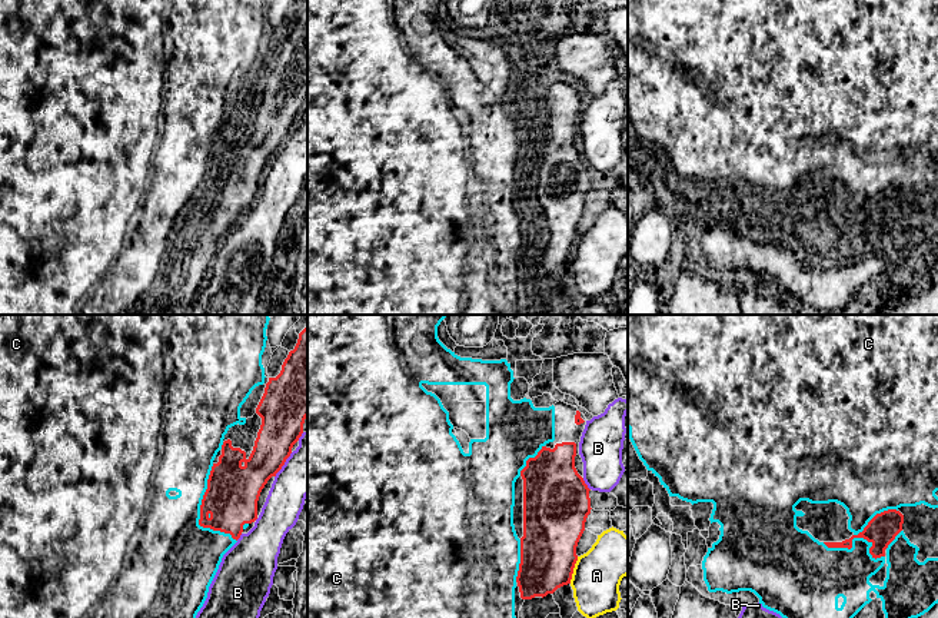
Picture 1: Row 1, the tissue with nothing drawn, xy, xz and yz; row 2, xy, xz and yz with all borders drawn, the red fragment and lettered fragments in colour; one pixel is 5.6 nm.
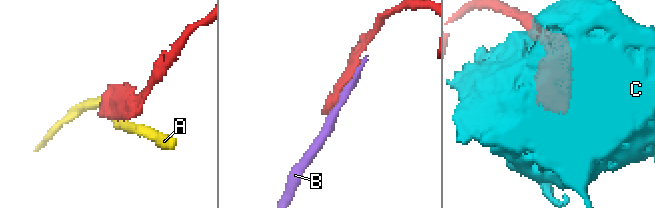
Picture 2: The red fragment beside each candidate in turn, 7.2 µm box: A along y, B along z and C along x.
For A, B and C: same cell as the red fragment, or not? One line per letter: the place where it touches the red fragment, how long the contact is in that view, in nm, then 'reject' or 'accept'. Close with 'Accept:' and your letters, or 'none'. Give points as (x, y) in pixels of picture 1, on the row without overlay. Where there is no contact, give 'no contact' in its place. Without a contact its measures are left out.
A: meets red in xz at (572, 249); contact 160 nm long; reject
B: meets red in xy at (283, 143); contact 170 nm long; reject
C: meets red in yz at (857, 215); contact 460 nm long; reject
Accept: none

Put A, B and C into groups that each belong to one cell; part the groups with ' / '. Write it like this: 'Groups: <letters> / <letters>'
Groups: A / B / C

